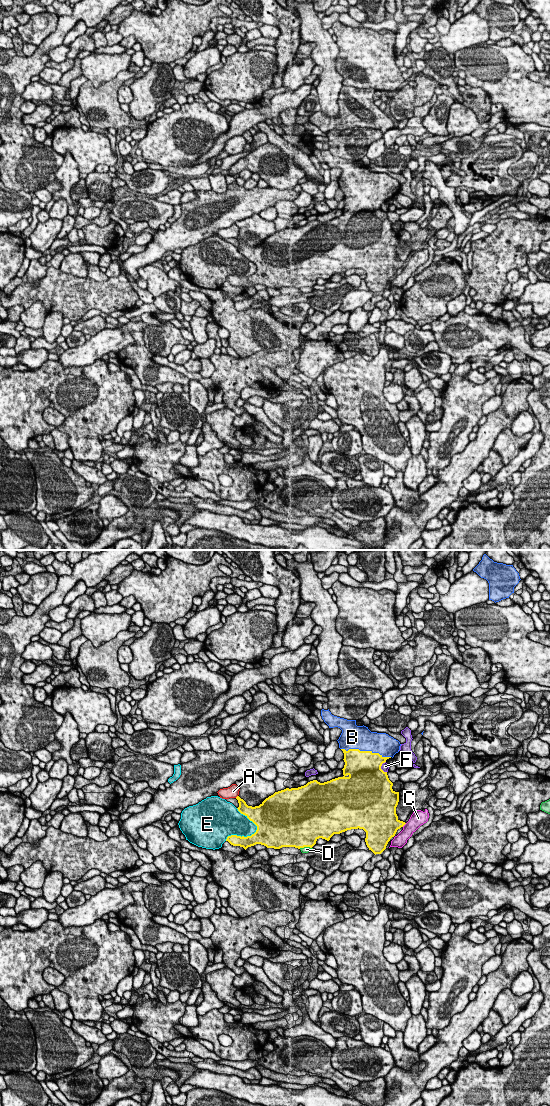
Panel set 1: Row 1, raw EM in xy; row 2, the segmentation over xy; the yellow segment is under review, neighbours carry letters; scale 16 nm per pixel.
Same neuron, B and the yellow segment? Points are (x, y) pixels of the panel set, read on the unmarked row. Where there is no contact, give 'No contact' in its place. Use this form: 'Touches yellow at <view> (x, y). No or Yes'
Touches yellow at xy (366, 191). Yes

